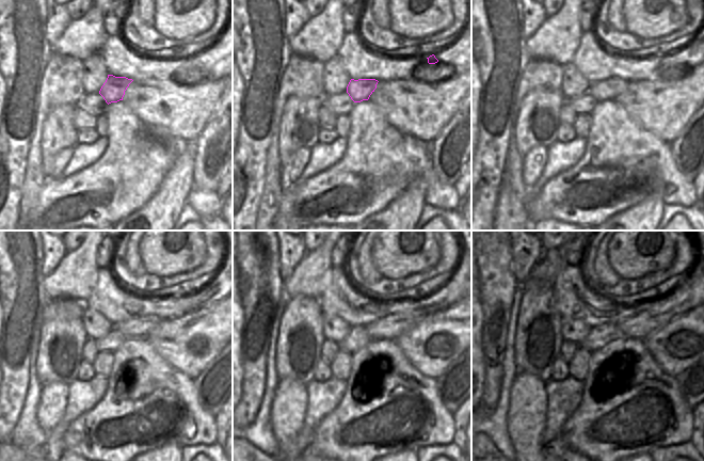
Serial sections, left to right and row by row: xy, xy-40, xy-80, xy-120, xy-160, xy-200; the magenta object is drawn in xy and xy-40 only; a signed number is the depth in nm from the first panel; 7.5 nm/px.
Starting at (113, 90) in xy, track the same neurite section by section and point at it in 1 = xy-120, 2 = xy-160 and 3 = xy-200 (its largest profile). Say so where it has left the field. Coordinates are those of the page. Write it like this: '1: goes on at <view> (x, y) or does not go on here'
1: goes on at xy-120 (138, 329)
2: goes on at xy-160 (392, 327)
3: goes on at xy-200 (688, 295)

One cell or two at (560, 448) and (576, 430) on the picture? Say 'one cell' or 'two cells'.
two cells

